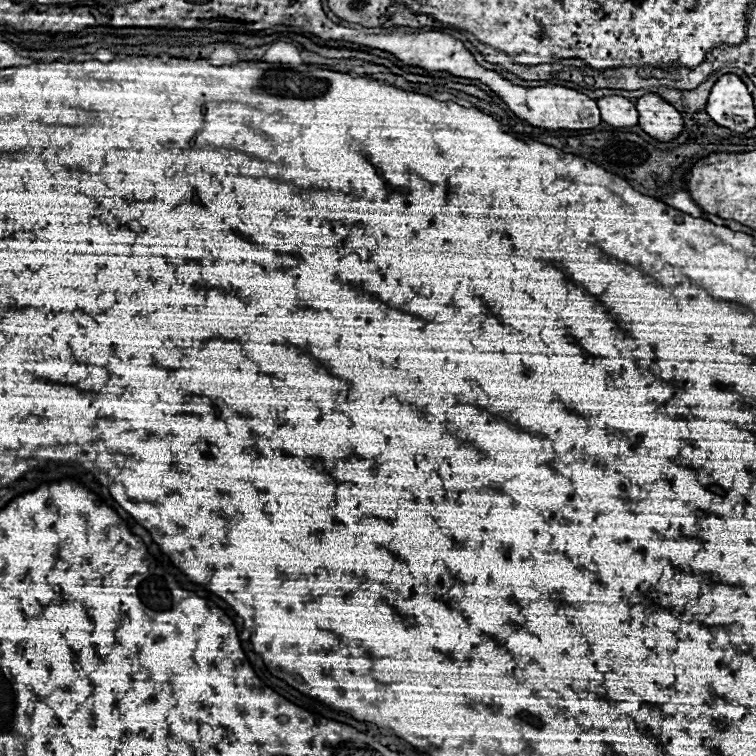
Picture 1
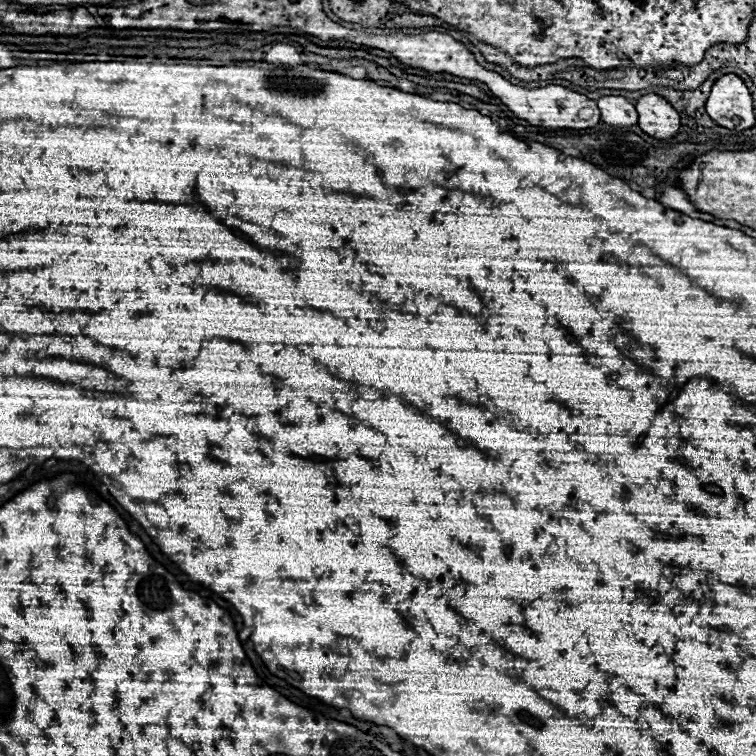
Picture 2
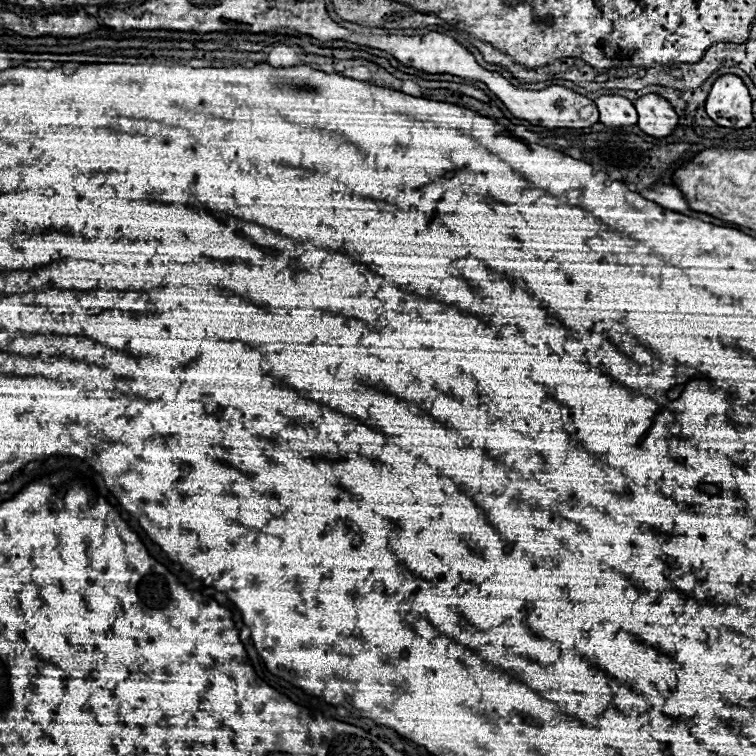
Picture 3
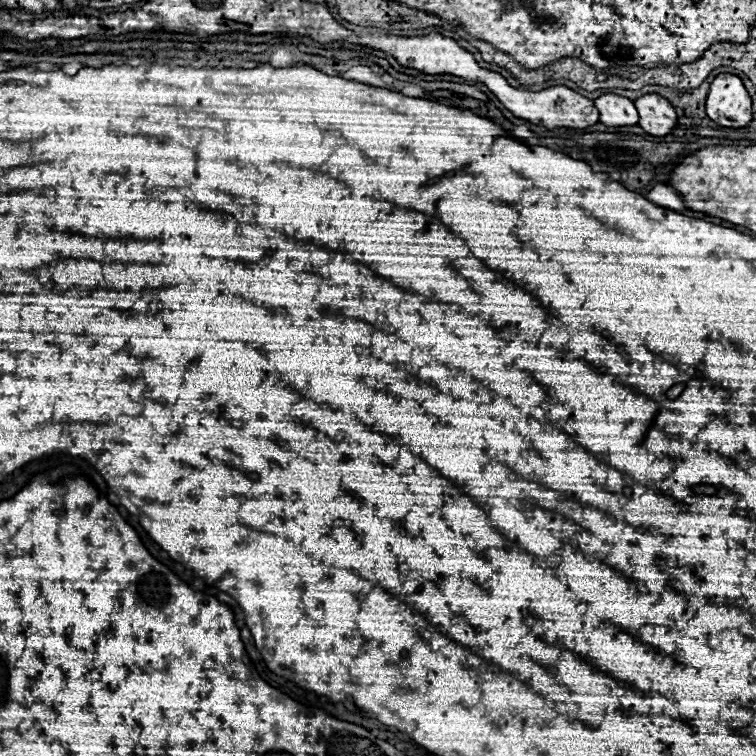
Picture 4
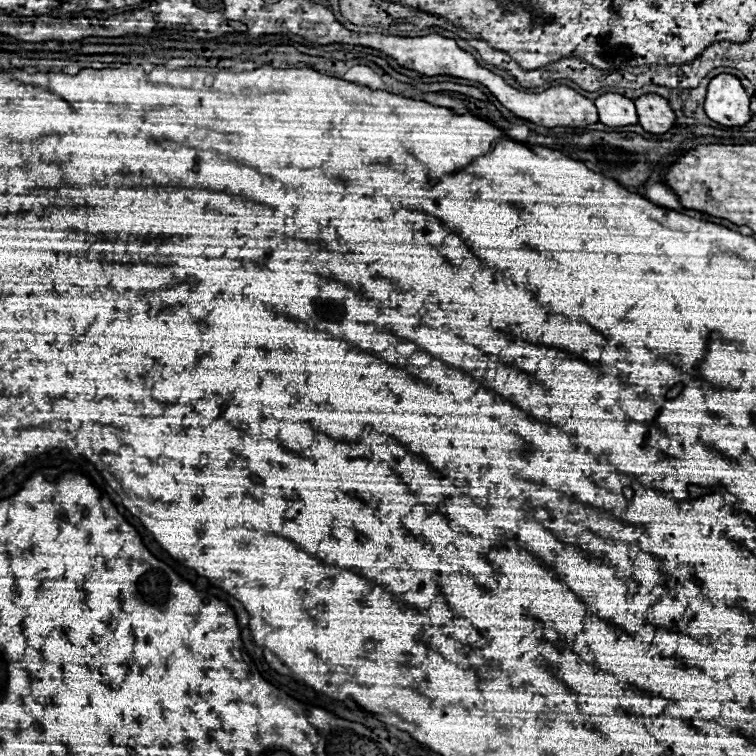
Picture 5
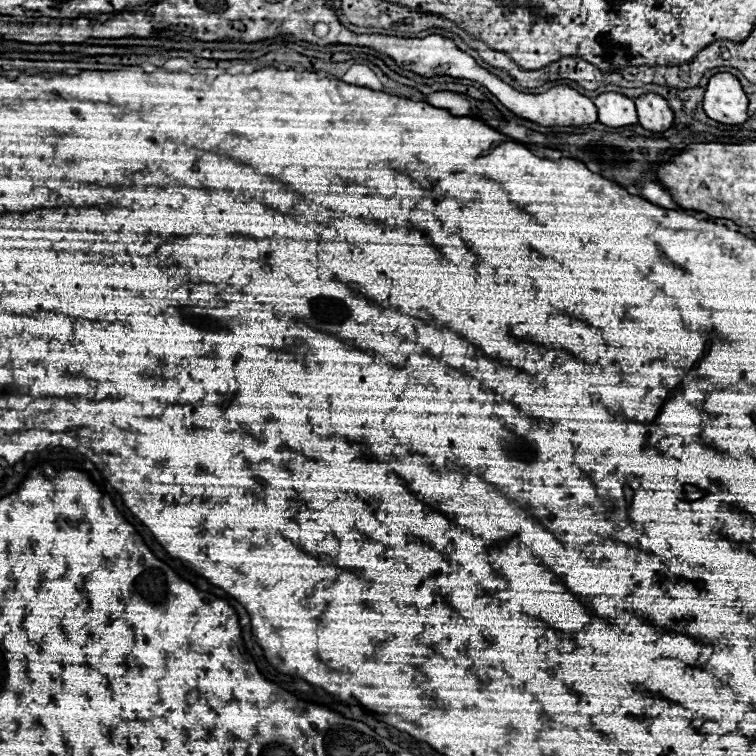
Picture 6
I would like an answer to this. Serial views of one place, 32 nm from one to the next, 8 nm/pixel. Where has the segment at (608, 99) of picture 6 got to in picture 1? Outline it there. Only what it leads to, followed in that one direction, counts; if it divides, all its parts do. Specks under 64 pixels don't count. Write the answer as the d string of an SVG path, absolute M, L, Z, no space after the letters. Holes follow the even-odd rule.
M604 96L598 100L598 108L602 112L602 120L616 128L628 128L638 124L636 106L624 96Z

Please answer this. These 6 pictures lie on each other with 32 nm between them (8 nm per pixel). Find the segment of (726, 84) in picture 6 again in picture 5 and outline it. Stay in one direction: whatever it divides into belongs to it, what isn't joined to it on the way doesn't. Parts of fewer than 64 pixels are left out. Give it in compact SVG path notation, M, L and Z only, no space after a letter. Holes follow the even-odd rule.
M718 74L710 80L704 108L708 118L722 126L744 126L750 122L750 96L732 74Z

